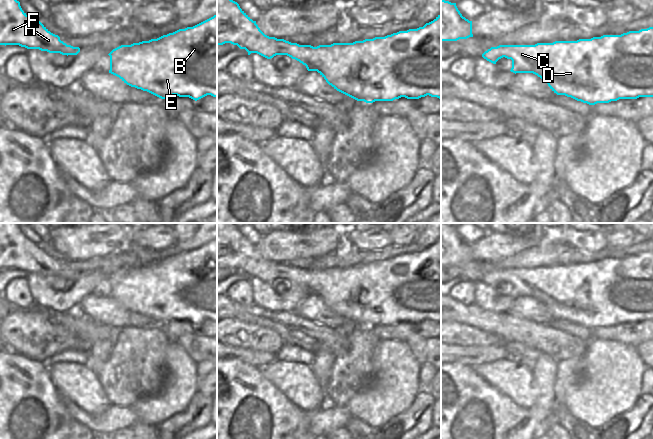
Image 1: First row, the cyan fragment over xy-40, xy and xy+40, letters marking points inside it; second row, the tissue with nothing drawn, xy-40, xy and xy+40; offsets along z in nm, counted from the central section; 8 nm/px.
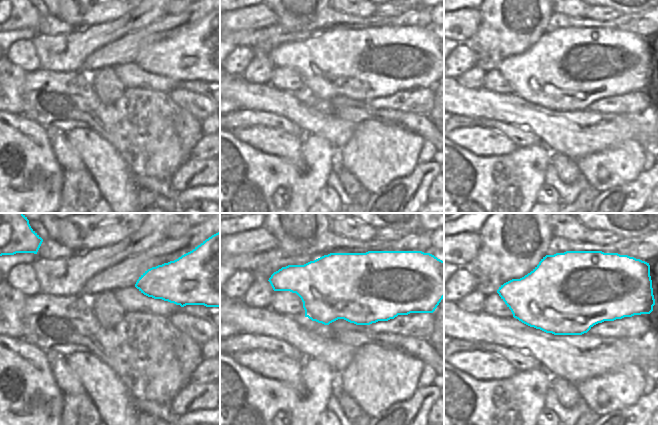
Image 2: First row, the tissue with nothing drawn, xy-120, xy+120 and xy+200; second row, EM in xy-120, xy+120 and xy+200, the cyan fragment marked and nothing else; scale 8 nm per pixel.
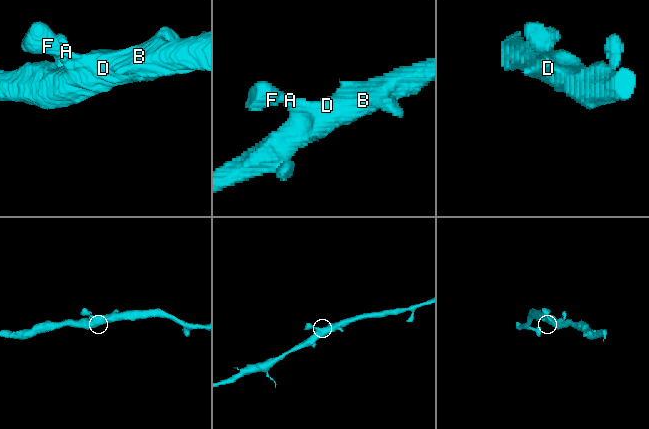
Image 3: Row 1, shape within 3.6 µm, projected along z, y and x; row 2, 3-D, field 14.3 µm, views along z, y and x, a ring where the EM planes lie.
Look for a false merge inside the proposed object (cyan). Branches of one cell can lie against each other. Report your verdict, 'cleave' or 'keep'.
keep

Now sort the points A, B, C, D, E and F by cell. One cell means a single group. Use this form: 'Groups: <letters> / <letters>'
Groups: A B C D E F

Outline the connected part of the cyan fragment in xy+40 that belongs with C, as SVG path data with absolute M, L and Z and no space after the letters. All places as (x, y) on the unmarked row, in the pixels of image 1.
M653 251L629 255L621 259L603 259L577 265L555 265L535 269L499 269L485 275L482 281L493 288L503 281L511 283L511 296L533 297L543 303L557 319L565 319L589 329L609 327L619 323L653 321Z

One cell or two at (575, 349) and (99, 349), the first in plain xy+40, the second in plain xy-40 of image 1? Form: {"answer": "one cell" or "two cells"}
{"answer": "two cells"}

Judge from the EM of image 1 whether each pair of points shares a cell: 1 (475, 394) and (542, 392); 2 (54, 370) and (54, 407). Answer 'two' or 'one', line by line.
1: one
2: two

